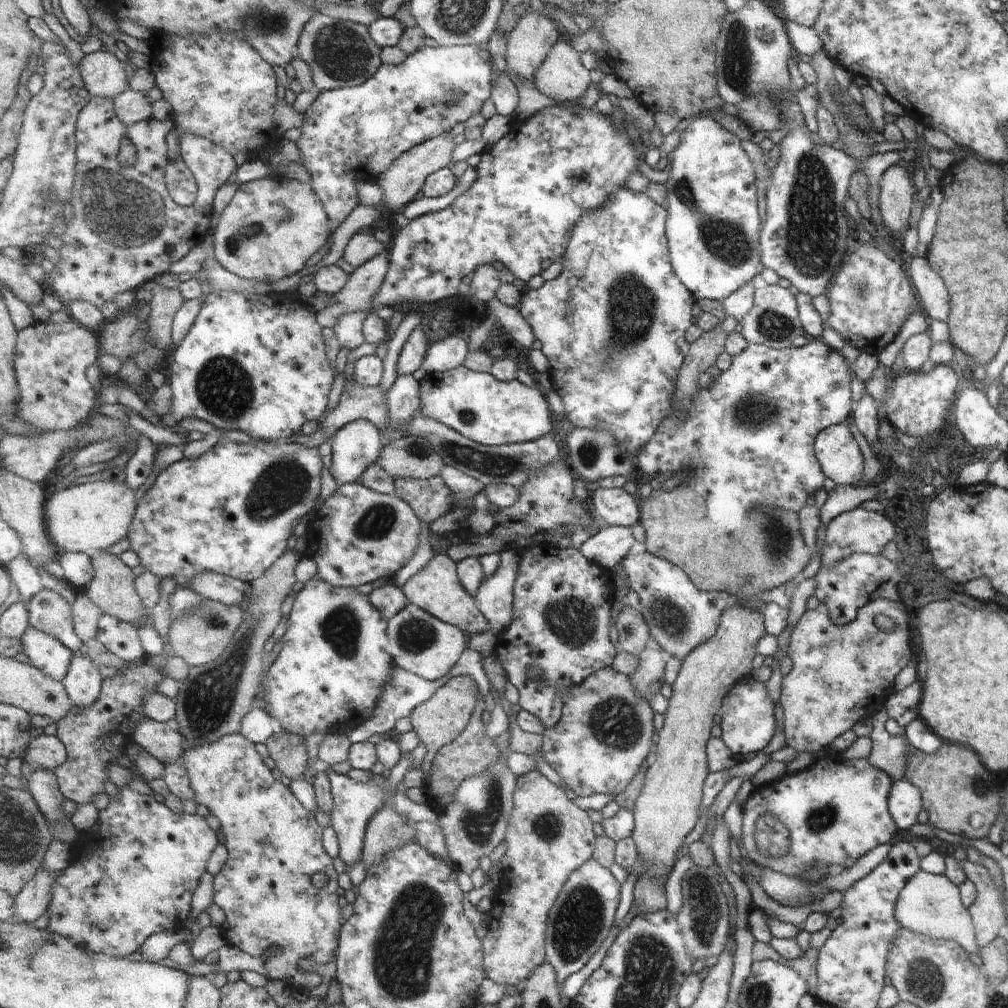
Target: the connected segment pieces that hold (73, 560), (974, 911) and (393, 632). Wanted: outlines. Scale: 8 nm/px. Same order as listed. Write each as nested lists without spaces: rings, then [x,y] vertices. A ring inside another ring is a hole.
[[[63,551],[60,554],[60,566],[64,570],[61,579],[67,580],[70,587],[87,587],[94,577],[94,566],[90,556],[82,552]]]
[[[981,862],[958,863],[976,890],[974,901],[966,909],[974,926],[976,945],[981,948],[997,937],[997,930],[1006,924],[1004,898]]]
[[[411,602],[399,614],[388,619],[388,635],[389,652],[396,666],[431,682],[439,679],[447,680],[465,649],[469,648],[465,640],[467,636],[459,627],[443,622]]]

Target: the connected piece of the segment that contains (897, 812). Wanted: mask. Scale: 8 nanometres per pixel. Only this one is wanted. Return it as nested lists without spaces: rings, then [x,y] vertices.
[[[893,781],[887,793],[887,810],[897,828],[907,830],[921,810],[920,794],[909,782]]]

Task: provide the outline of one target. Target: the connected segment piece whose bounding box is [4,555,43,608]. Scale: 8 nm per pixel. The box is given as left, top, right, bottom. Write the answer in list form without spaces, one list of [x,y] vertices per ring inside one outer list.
[[[24,555],[13,559],[8,565],[4,566],[12,576],[21,597],[20,600],[26,604],[37,596],[38,592],[43,590],[43,578],[39,572],[26,560]]]

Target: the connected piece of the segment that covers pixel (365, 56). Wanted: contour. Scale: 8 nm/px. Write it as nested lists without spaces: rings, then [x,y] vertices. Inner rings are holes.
[[[316,12],[301,33],[297,56],[309,65],[318,90],[328,91],[367,82],[384,63],[382,50],[371,36],[368,26],[355,21],[342,22]]]

